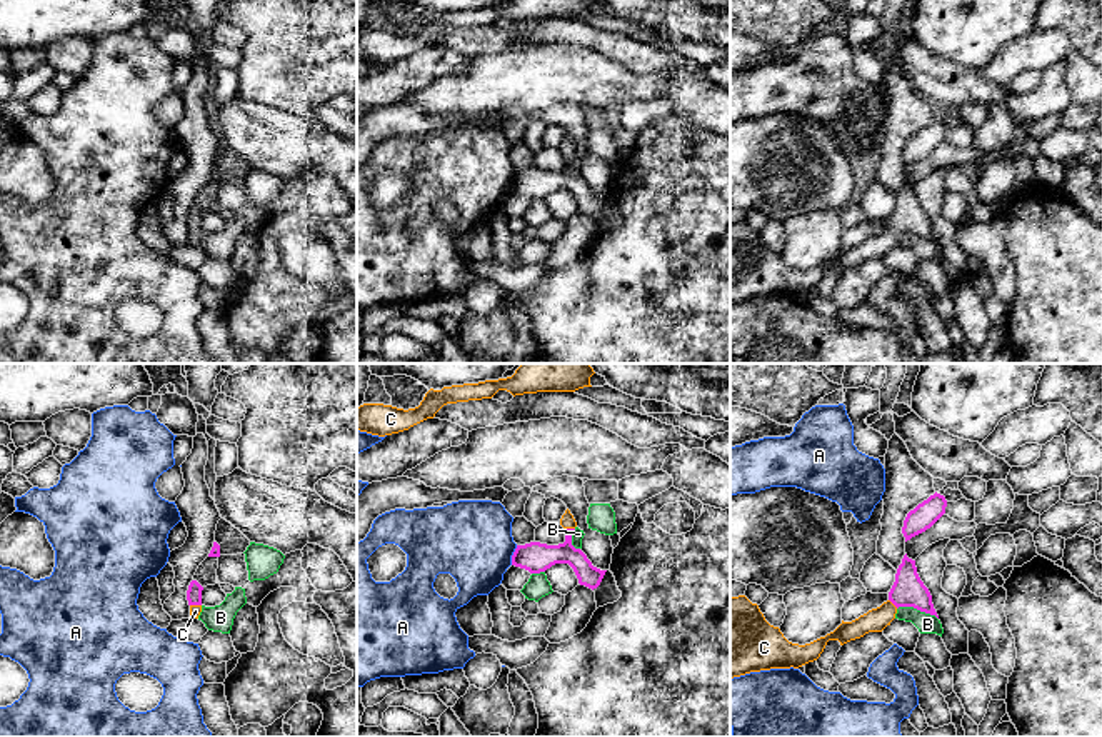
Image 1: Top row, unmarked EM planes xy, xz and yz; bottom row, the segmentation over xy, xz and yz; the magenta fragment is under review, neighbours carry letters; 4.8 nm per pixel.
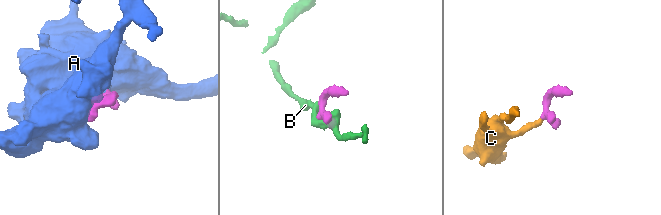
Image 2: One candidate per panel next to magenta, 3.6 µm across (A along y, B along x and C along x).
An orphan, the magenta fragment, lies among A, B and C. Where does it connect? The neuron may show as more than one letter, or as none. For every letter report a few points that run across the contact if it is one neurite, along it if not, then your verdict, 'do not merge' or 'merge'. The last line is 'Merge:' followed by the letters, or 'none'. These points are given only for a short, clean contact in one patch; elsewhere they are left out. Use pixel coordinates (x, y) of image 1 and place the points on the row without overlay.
A: do not merge
B: line yz (897, 234), (916, 234), (937, 245); do not merge
C: line xz (535, 184), (556, 180), (569, 155), (567, 147); merge
Merge: C

